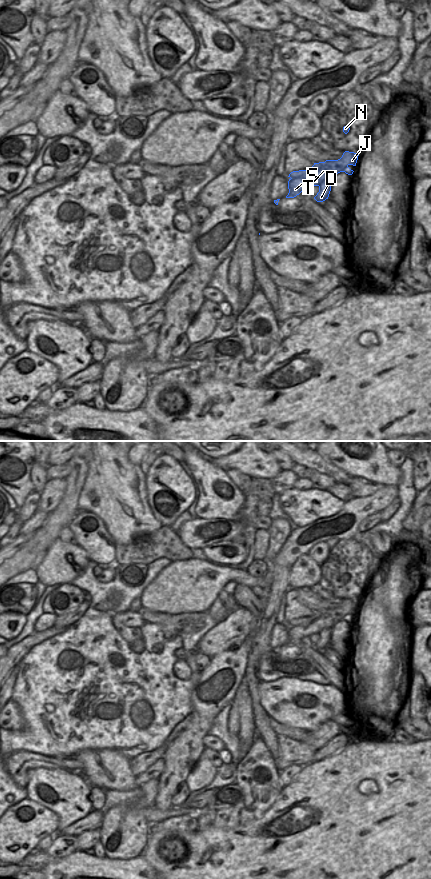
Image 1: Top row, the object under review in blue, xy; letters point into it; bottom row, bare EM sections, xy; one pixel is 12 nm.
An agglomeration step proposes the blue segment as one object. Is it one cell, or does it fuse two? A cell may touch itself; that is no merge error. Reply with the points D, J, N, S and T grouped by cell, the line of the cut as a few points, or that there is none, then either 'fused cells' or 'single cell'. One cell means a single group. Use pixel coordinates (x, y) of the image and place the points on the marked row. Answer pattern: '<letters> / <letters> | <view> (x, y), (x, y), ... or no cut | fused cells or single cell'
D / J N S T | xy (330, 180), (324, 181), (319, 186) | fused cells

